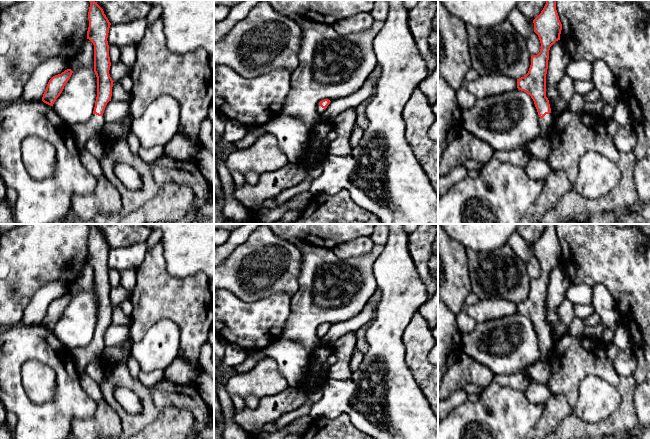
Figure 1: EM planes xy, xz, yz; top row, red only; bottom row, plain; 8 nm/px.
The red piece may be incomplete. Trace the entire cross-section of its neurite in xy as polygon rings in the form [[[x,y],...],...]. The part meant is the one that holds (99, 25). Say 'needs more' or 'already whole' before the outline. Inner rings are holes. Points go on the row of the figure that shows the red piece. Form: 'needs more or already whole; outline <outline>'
needs more; outline [[[89,0],[89,2],[87,39],[94,45],[94,72],[97,77],[97,97],[91,119],[84,124],[70,127],[80,150],[85,149],[88,140],[99,137],[105,123],[103,113],[107,103],[111,101],[114,82],[109,74],[111,62],[107,41],[111,23],[97,2],[94,0]]]

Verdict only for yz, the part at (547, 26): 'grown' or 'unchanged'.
grown

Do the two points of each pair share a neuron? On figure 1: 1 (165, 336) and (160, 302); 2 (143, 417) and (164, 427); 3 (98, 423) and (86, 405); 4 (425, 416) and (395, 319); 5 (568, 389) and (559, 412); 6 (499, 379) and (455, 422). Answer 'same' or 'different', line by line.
1: different
2: different
3: different
4: same
5: different
6: different

